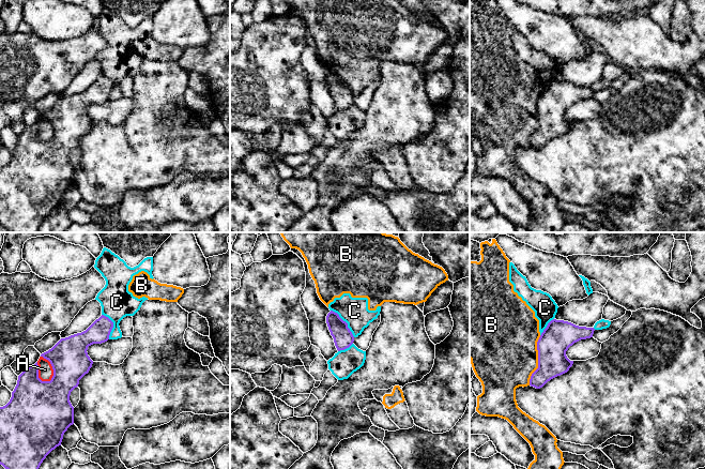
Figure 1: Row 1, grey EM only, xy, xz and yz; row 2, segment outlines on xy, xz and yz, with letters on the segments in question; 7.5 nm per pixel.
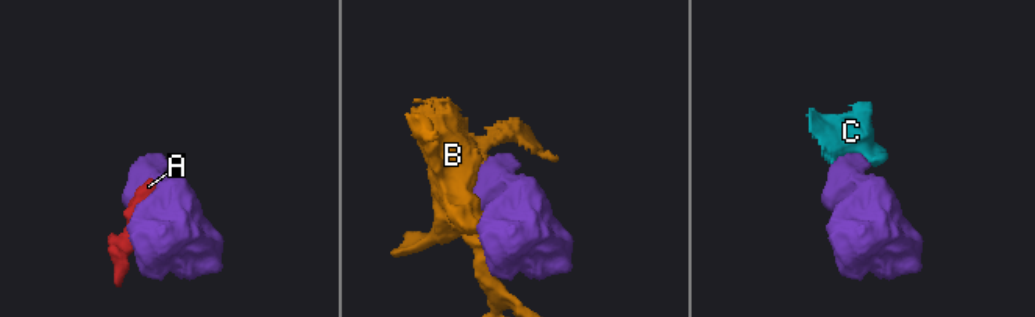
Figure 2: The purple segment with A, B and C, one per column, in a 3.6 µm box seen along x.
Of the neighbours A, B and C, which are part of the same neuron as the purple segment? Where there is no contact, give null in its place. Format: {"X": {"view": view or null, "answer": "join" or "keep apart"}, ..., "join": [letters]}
{"A": {"view": "xy", "answer": "keep apart"}, "B": {"view": "yz", "answer": "keep apart"}, "C": {"view": "xz", "answer": "keep apart"}, "join": []}

